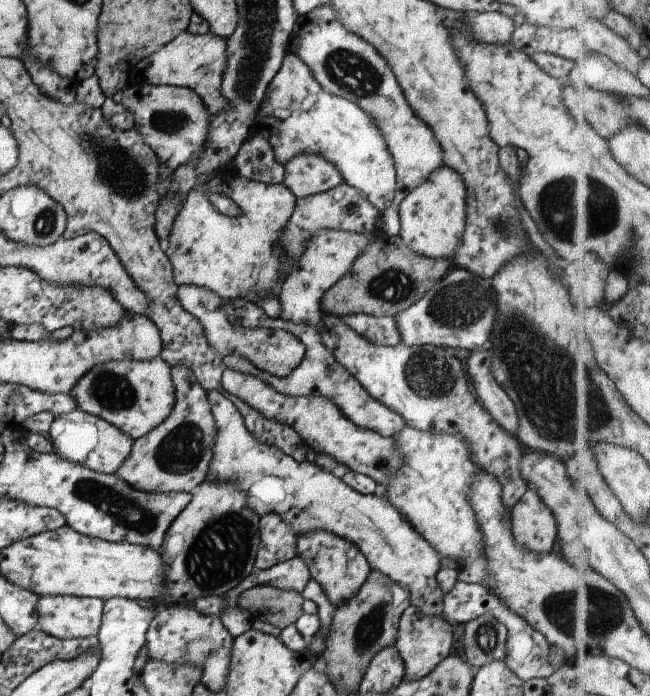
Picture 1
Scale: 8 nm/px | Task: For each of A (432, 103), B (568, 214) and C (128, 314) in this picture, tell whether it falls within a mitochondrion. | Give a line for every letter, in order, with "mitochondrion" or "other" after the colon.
A: mitochondrion
B: mitochondrion
C: other

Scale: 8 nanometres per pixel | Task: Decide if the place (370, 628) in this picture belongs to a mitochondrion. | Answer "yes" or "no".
yes

